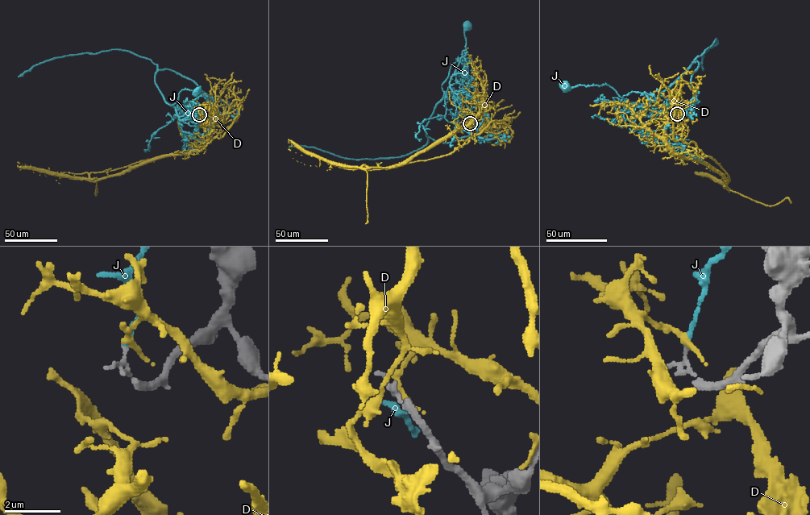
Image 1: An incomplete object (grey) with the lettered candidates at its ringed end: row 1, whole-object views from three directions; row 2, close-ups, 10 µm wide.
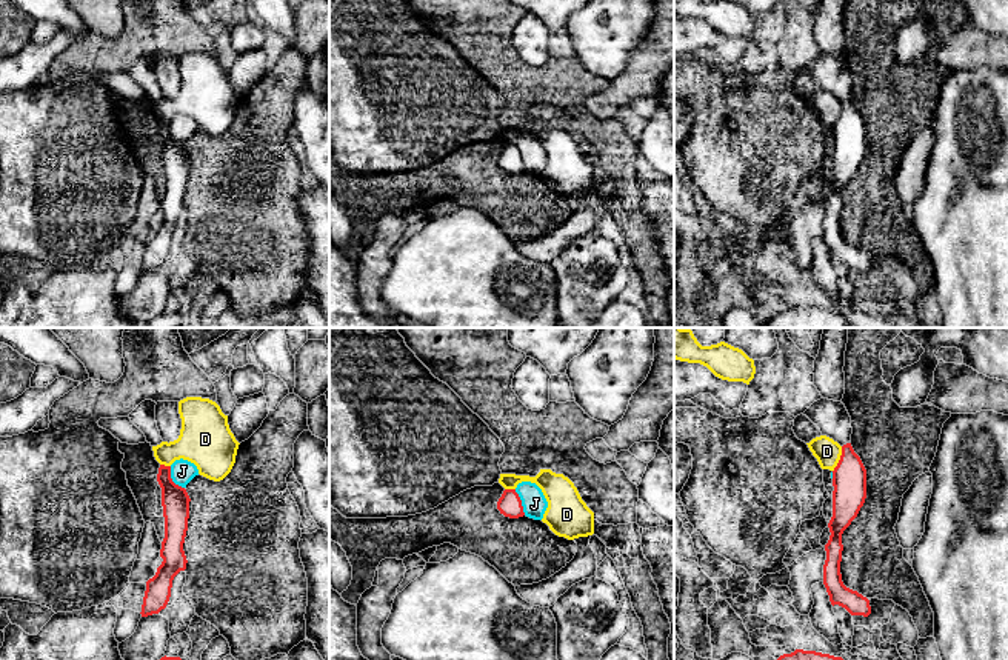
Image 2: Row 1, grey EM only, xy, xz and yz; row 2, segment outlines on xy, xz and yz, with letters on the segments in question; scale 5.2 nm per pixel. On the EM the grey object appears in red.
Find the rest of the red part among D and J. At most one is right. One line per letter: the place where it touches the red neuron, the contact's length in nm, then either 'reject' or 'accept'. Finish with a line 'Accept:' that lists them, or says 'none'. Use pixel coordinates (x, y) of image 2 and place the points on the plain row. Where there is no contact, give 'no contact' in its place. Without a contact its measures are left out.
D: yz (841, 114) | 140 nm | reject
J: xy (171, 134) | 140 nm | reject
Accept: none

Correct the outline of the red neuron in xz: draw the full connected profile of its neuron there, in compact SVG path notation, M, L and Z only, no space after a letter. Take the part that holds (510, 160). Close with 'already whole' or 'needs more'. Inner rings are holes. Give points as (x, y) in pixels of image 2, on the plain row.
M516 145L503 146L502 152L497 157L497 165L500 166L500 169L509 174L519 174L525 171L522 155Z; already whole

